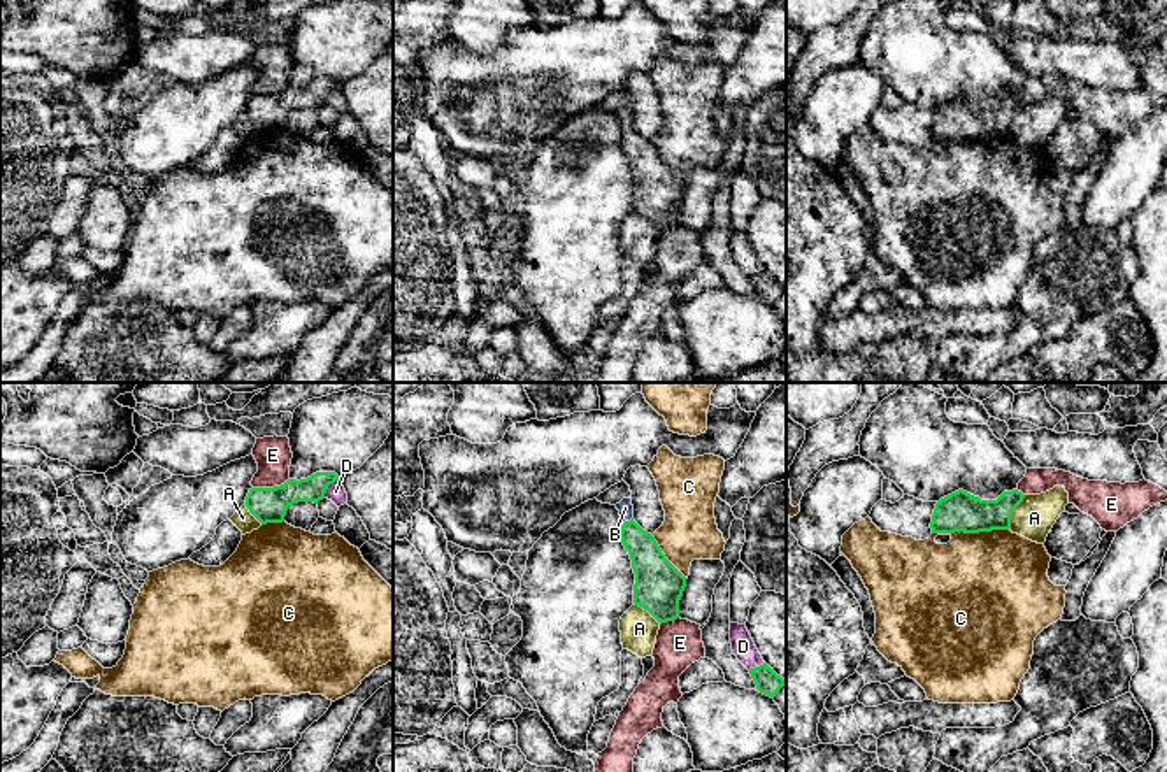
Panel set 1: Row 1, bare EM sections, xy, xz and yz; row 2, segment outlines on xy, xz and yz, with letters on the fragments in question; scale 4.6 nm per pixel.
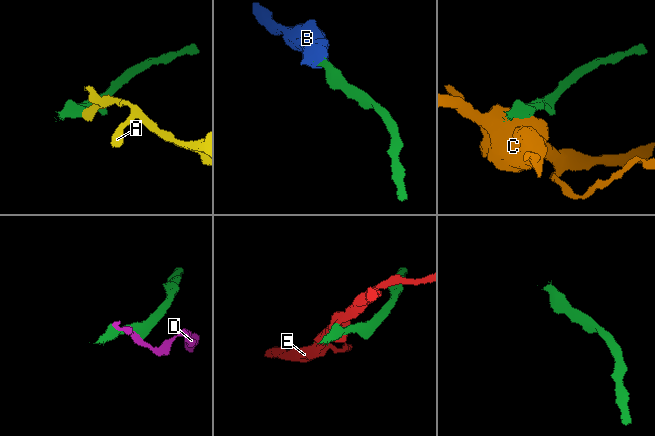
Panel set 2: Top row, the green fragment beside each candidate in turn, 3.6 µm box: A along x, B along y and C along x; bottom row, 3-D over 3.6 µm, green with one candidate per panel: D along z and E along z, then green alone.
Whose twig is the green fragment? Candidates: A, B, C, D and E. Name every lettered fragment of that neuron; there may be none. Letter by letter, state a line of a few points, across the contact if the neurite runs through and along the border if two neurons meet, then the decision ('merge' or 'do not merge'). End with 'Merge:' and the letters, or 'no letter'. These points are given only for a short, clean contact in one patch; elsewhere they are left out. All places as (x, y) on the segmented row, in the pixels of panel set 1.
A: yz (1025, 495), (1015, 509), (1008, 528) | do not merge
B: xz (651, 569), (627, 521), (625, 507) | merge
C: do not merge
D: do not merge
E: do not merge
Merge: B

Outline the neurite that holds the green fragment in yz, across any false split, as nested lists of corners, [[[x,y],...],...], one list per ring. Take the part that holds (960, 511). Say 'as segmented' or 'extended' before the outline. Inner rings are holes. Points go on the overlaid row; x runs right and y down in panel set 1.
as segmented; [[[958,490],[935,504],[932,533],[1009,530],[1011,516],[1023,498],[1018,490],[1004,491],[997,500],[981,500]]]

